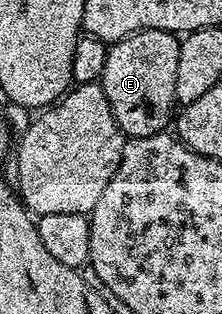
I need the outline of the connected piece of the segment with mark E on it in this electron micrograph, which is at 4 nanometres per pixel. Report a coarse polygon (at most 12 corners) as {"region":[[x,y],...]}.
{"region":[[140,29],[99,84],[126,138],[170,124],[180,46]]}

